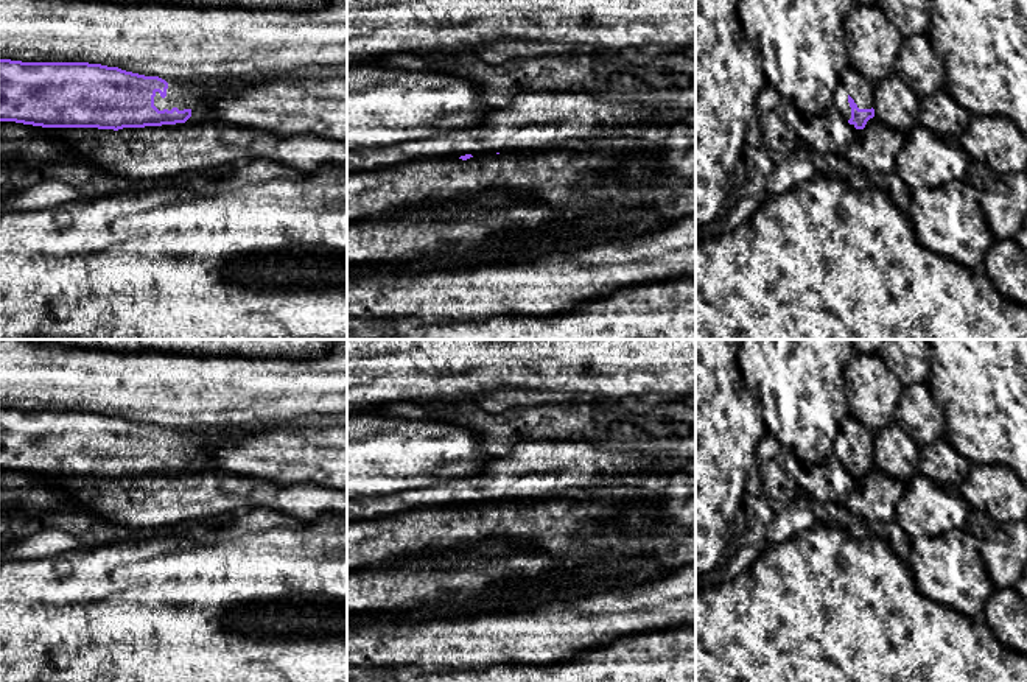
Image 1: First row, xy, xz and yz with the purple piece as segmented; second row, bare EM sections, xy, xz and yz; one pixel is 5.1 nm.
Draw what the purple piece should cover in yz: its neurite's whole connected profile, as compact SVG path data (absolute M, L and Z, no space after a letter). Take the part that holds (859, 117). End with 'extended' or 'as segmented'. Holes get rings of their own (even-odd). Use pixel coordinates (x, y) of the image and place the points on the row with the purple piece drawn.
M851 65L839 75L840 83L834 89L834 109L851 125L864 129L873 118L873 84Z; extended

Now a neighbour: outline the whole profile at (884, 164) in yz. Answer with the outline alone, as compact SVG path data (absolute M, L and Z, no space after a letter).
M873 118L864 129L856 129L854 140L842 157L843 168L870 181L881 181L896 171L896 154L906 134Z

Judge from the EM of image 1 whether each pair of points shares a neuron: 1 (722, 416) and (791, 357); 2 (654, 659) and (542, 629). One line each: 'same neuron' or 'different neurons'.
1: different neurons
2: different neurons

